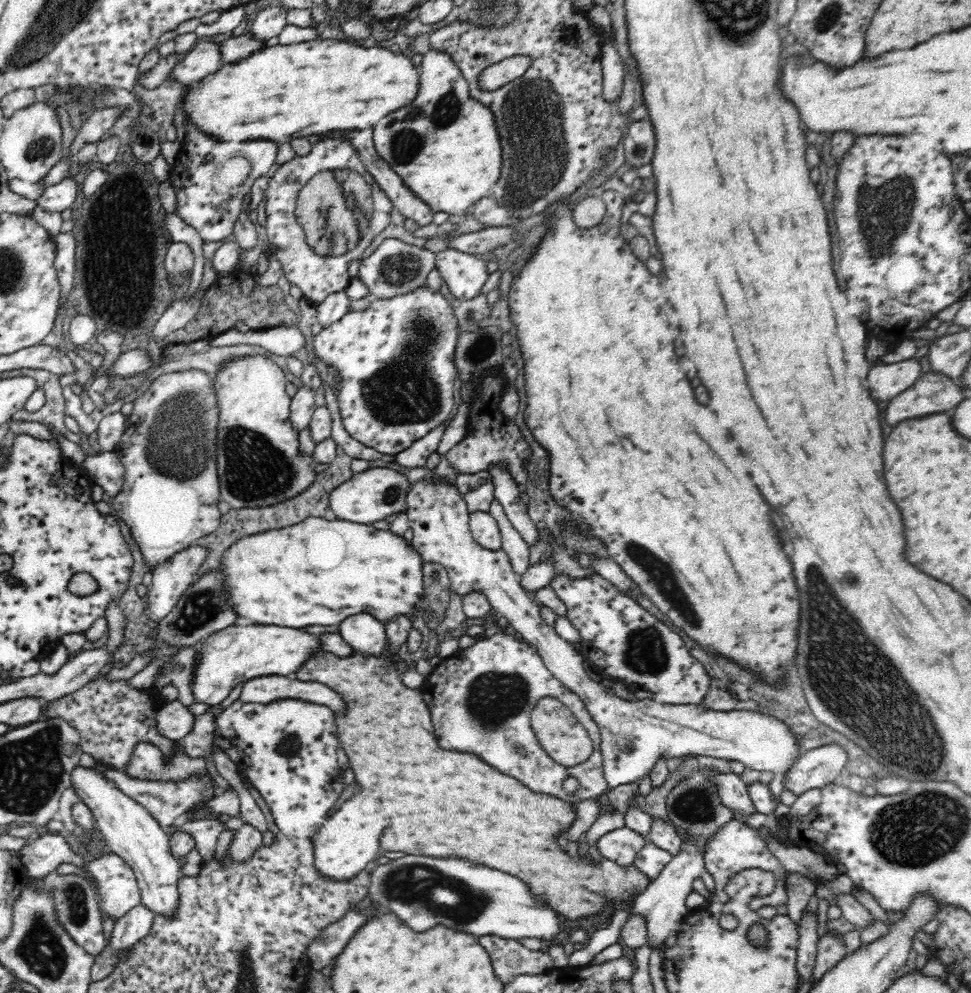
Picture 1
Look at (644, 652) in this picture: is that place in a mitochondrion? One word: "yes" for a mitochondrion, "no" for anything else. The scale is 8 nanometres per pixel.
yes

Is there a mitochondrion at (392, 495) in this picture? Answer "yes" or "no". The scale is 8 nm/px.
yes

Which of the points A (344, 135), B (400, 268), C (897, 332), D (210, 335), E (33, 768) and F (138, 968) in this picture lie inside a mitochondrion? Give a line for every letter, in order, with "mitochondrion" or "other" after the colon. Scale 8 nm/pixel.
A: other
B: mitochondrion
C: other
D: other
E: mitochondrion
F: other

